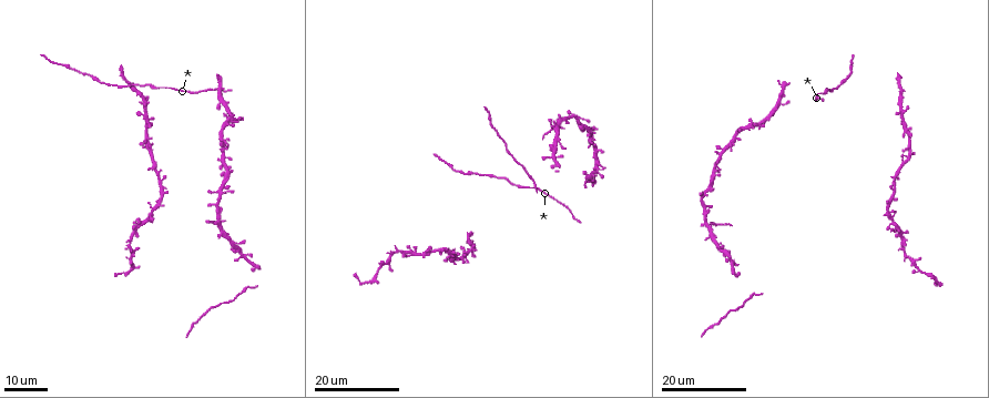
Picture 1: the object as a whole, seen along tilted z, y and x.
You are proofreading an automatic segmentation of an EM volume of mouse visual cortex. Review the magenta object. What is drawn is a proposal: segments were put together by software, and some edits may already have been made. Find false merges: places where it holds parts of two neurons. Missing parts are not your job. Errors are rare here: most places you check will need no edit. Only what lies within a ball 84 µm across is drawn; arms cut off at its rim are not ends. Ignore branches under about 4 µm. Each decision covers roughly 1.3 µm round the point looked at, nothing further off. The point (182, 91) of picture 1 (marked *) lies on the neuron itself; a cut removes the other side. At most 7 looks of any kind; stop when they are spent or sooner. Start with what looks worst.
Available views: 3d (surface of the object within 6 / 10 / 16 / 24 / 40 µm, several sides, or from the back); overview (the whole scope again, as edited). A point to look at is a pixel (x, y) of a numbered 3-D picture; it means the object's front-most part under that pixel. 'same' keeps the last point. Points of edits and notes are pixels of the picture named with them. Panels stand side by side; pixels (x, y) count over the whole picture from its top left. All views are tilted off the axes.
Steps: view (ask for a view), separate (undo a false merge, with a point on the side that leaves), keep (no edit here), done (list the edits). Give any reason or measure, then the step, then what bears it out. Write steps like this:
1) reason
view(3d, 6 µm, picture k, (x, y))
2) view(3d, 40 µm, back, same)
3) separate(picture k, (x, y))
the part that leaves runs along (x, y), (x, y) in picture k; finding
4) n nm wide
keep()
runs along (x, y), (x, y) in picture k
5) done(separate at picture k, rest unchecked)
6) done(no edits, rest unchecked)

four or more arms meet
view(3d, 24 µm, picture 1, (709, 226))

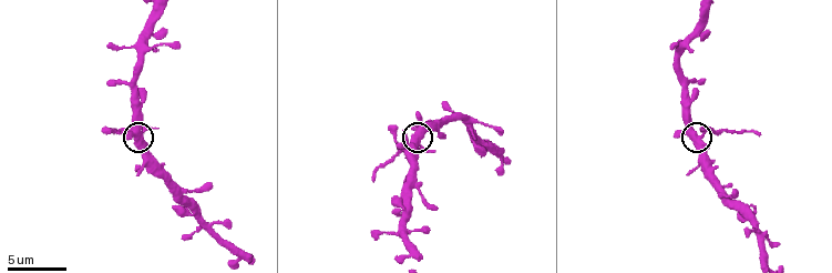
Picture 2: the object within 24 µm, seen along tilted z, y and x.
zoom in
view(3d, 6 µm, picture 2, (703, 137))

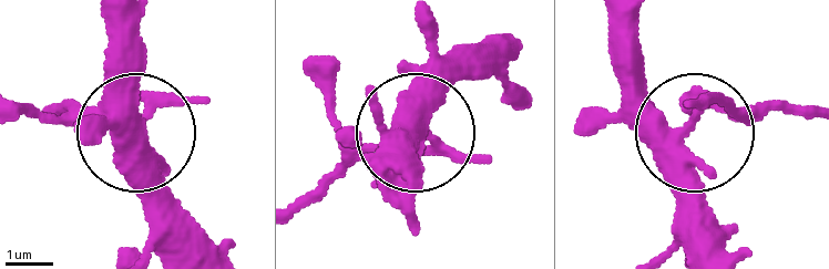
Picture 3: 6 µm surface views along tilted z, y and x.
separate(picture 3, (739, 109))
the part that leaves runs along (687, 116), (716, 96), (808, 107) in picture 3; two neurons meet here

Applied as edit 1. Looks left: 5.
view(overview)

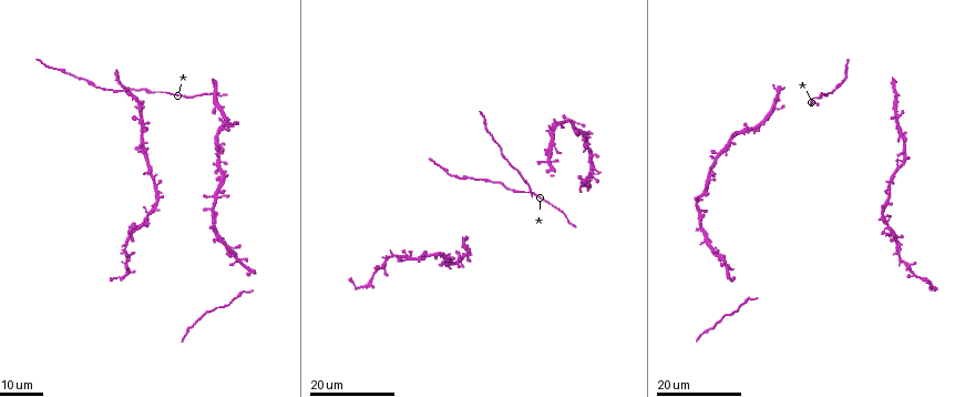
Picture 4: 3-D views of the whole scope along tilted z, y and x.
four-way junction
view(3d, 16 µm, picture 4, (898, 258))

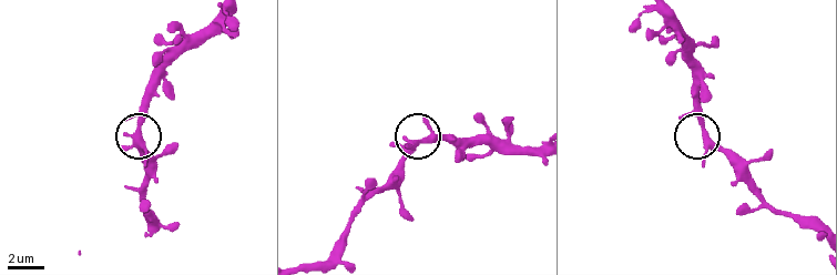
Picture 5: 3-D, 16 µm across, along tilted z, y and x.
zoom in
view(3d, 6 µm, picture 5, (138, 125))

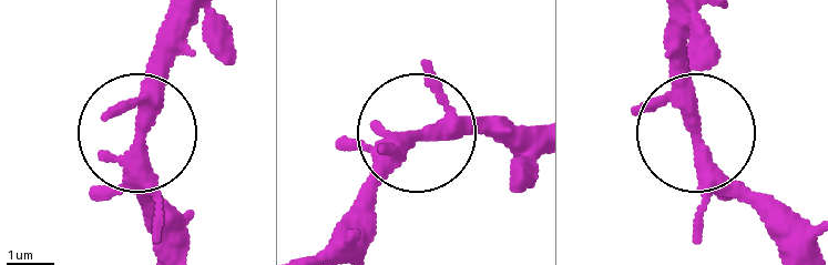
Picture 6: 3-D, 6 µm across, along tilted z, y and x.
view(3d, 6 µm, back, picture 6, (423, 133))

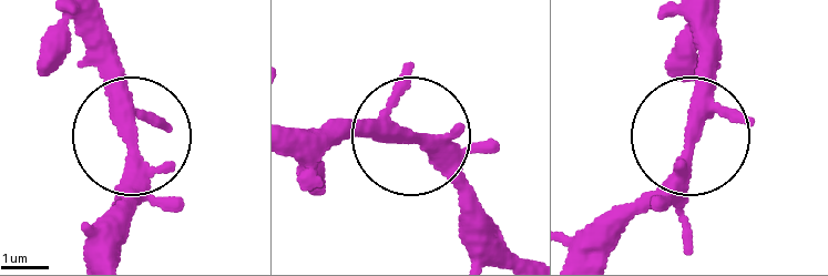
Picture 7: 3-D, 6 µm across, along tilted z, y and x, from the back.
keep()
runs along (699, 16), (708, 85), (688, 155), (605, 248) in picture 7; one neuron here

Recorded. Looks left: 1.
done(separate at picture 3, rest unchecked)

